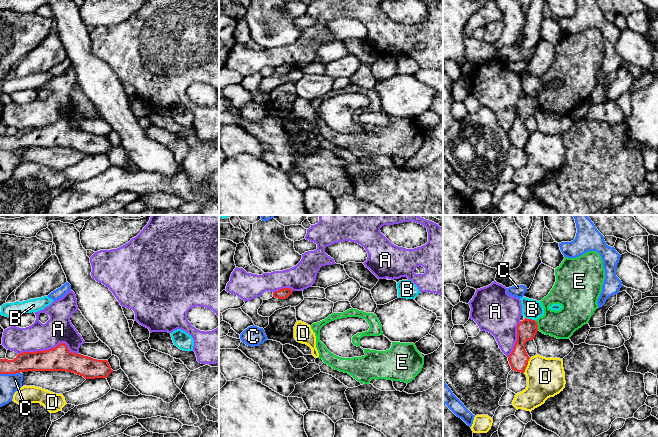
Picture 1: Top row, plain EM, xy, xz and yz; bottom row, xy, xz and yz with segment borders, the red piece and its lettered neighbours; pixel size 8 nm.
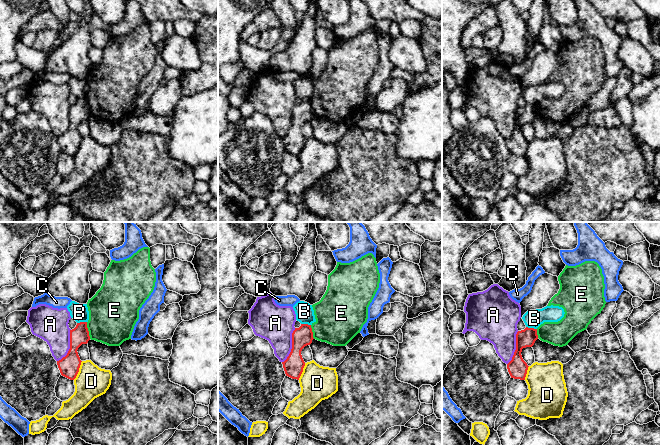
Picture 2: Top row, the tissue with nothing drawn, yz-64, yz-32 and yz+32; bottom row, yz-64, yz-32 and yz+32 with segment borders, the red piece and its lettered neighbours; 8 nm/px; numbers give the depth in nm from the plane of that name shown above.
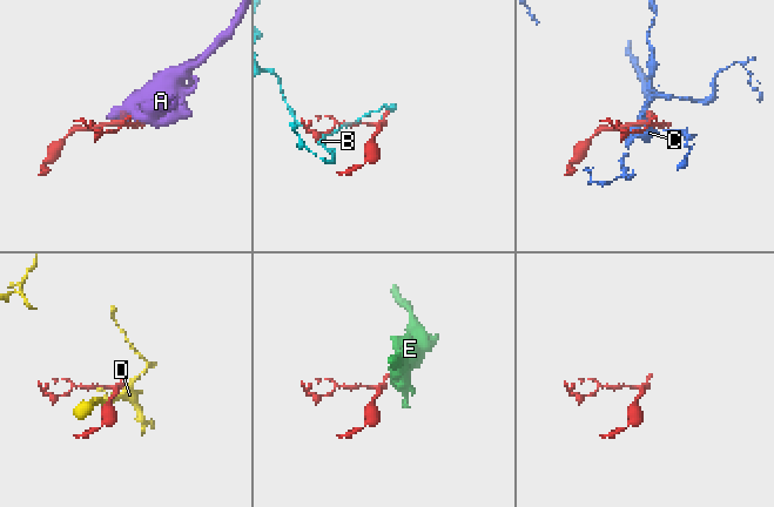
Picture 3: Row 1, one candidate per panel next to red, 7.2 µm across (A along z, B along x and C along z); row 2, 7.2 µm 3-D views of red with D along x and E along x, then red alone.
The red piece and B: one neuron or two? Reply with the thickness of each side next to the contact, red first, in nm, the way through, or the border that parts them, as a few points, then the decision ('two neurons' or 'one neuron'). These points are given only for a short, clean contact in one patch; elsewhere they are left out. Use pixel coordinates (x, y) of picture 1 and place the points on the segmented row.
160/160 nm | two neurons

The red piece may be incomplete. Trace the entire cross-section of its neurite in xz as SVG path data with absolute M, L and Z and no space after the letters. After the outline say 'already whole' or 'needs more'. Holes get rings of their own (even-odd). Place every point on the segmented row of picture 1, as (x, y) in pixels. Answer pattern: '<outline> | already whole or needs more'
M282 288L273 293L273 297L278 299L286 299L292 294L293 290L290 288Z | already whole

